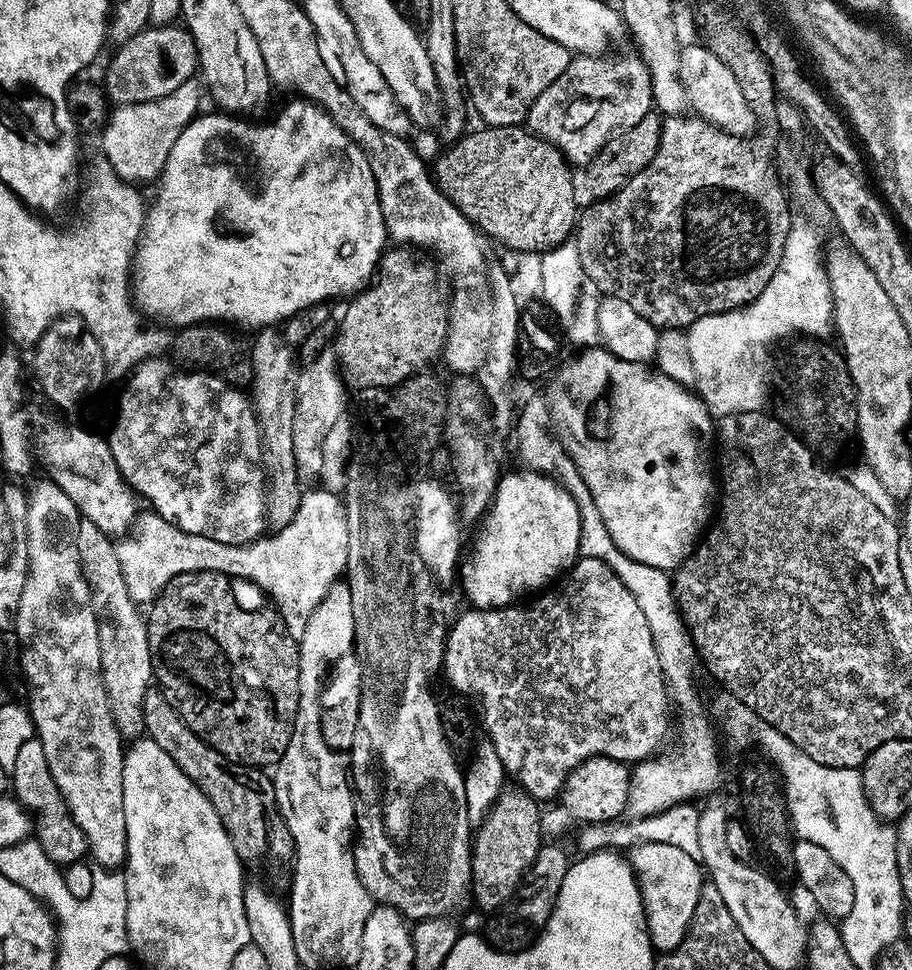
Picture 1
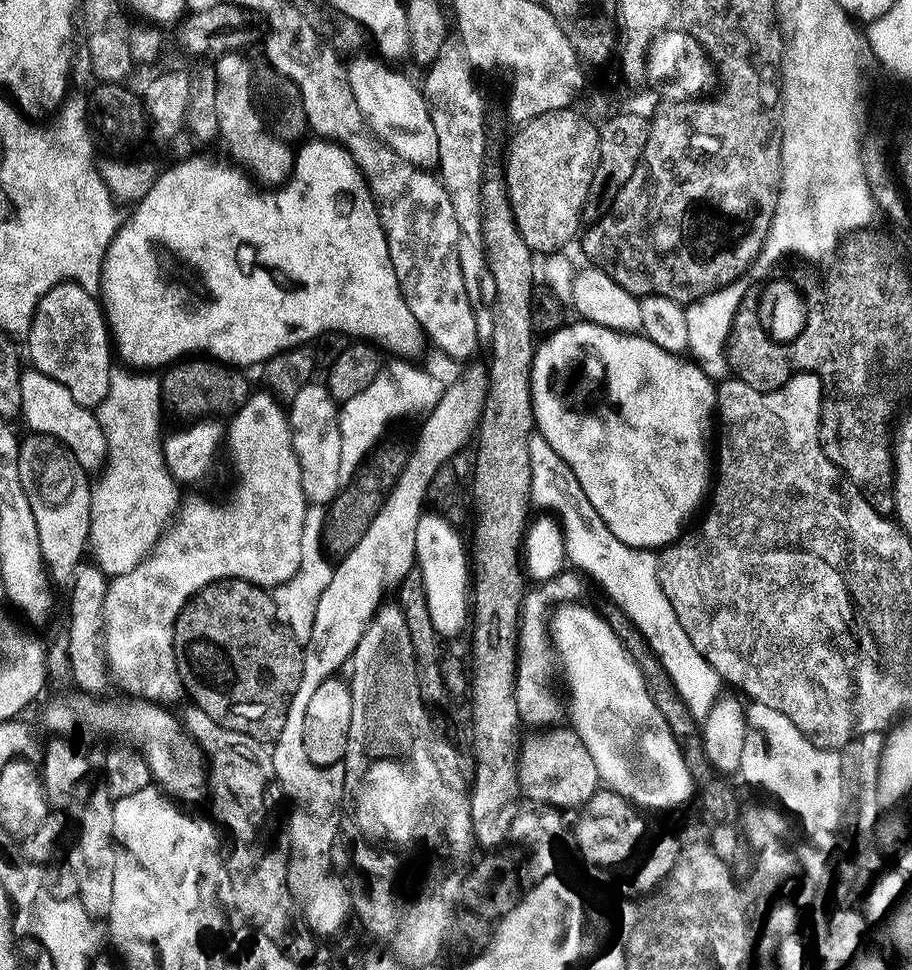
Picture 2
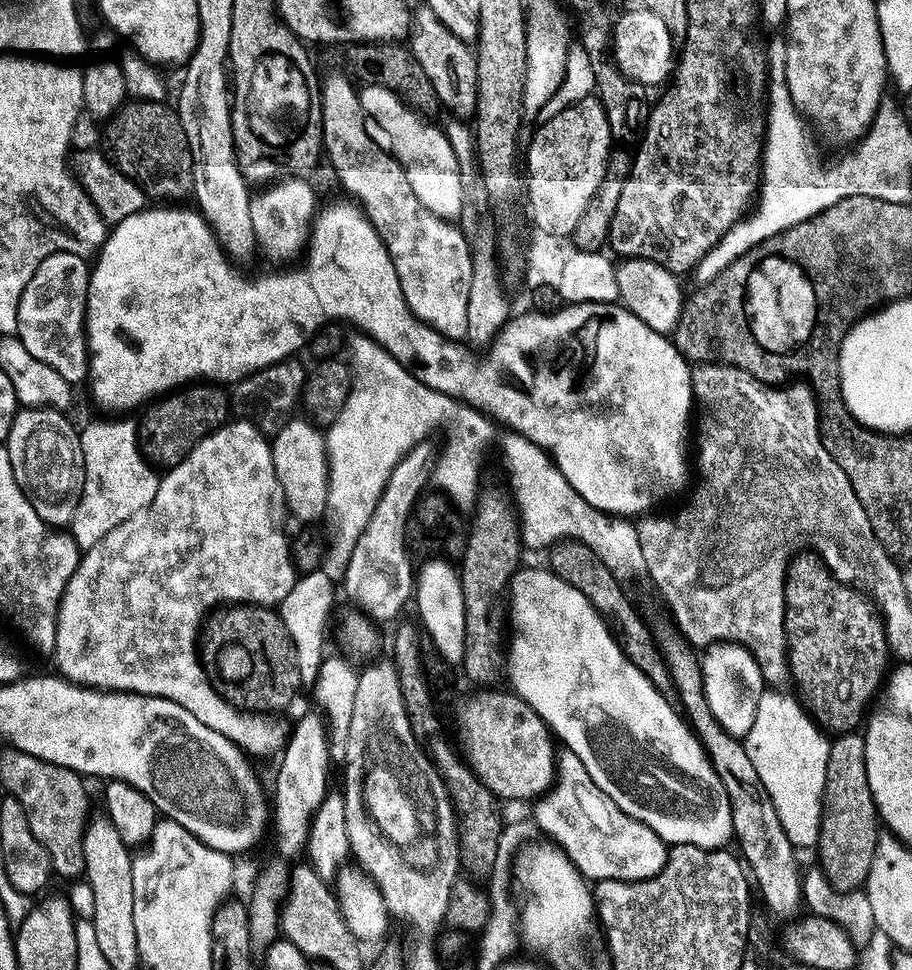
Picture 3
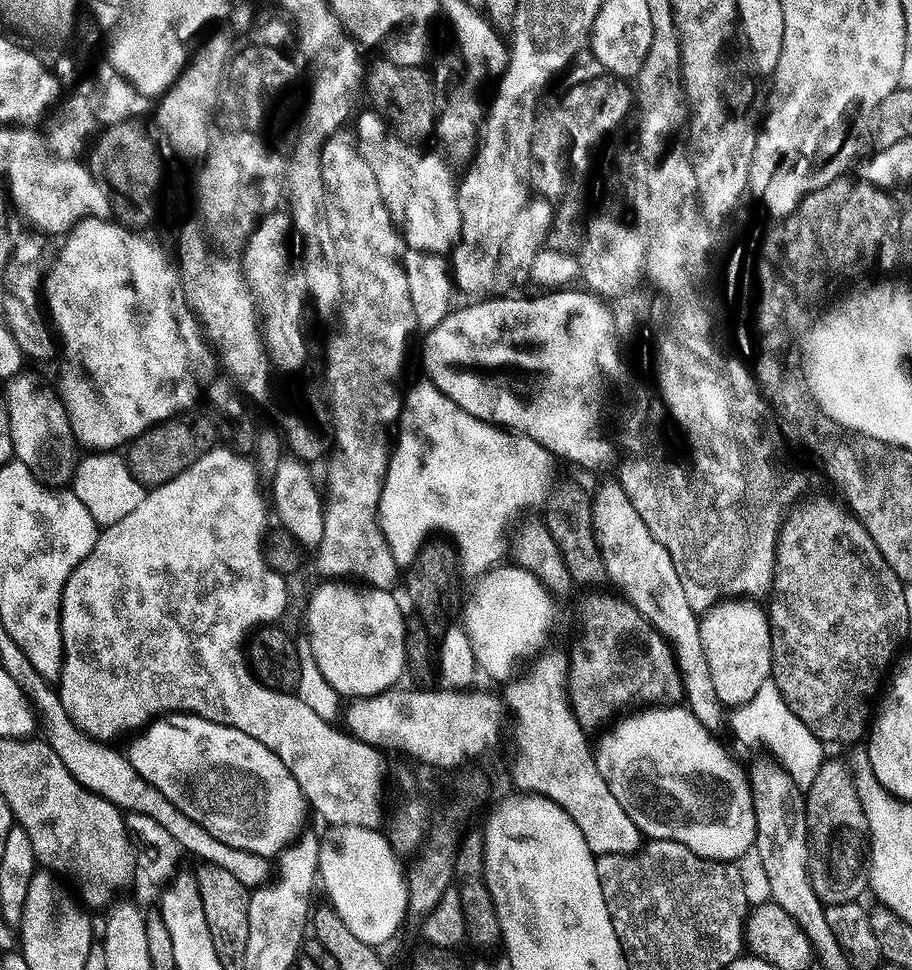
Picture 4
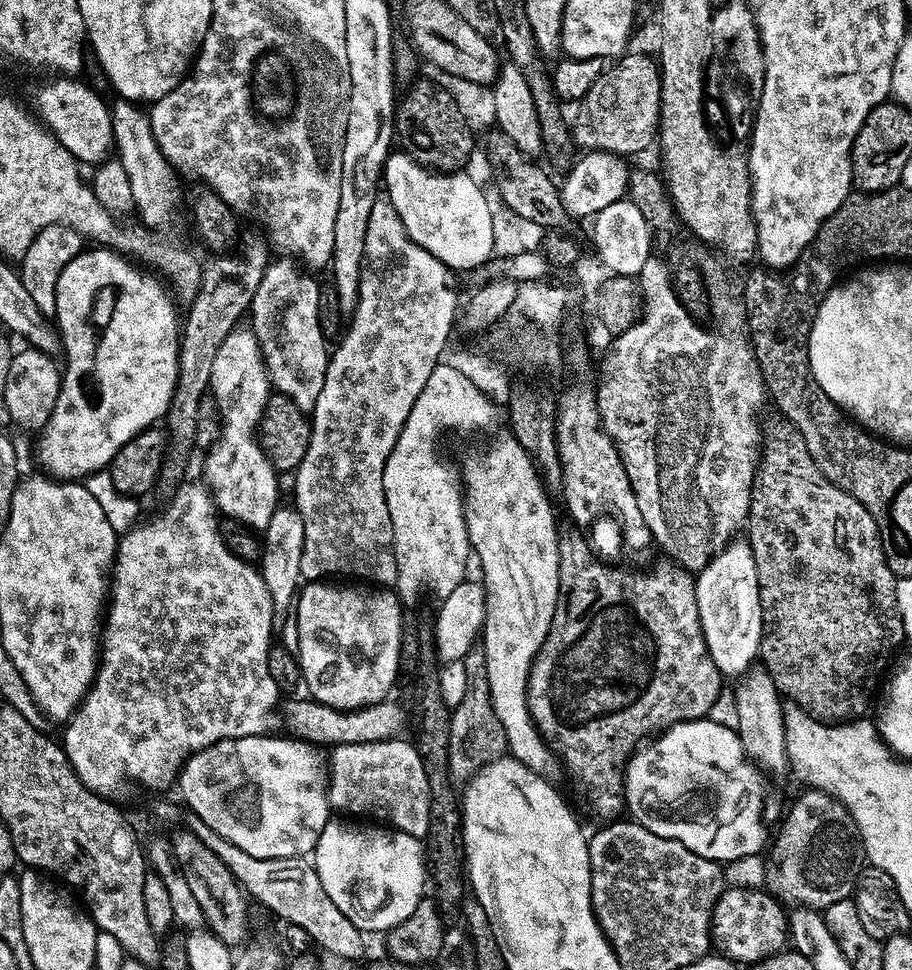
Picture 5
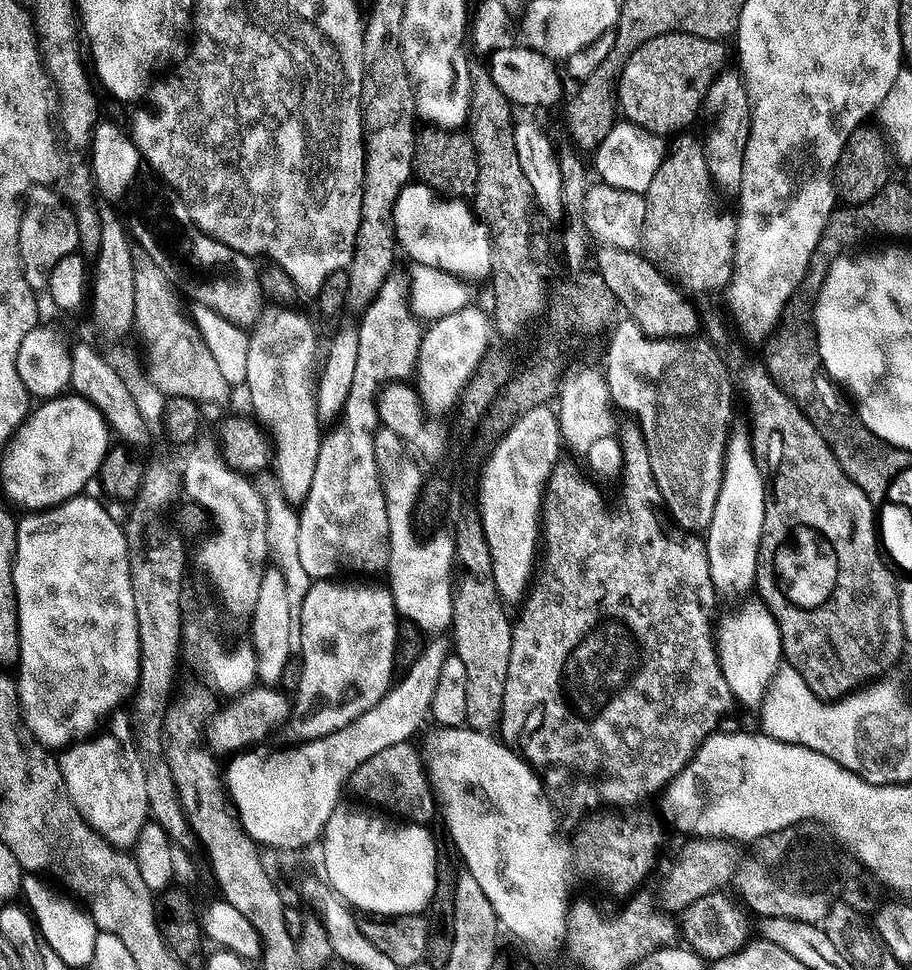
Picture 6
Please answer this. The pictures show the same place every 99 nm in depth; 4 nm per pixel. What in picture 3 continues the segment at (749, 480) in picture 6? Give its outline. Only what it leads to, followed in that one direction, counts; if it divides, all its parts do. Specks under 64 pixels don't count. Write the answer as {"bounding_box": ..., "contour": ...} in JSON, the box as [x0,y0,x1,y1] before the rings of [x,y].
{"bounding_box":[702,642,766,741],"contour":[[[725,642],[713,645],[702,656],[705,696],[714,718],[735,740],[743,741],[754,726],[759,700],[766,691],[760,664],[742,644]]]}

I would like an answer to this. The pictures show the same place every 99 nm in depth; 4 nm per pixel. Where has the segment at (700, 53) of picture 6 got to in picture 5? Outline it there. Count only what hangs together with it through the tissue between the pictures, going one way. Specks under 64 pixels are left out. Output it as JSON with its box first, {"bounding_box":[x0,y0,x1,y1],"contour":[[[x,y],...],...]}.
{"bounding_box":[582,55,662,158],"contour":[[[625,55],[605,67],[582,101],[587,147],[621,158],[628,158],[631,152],[646,151],[652,143],[657,143],[662,132],[662,73],[653,57],[651,60],[648,56],[632,55]]]}

